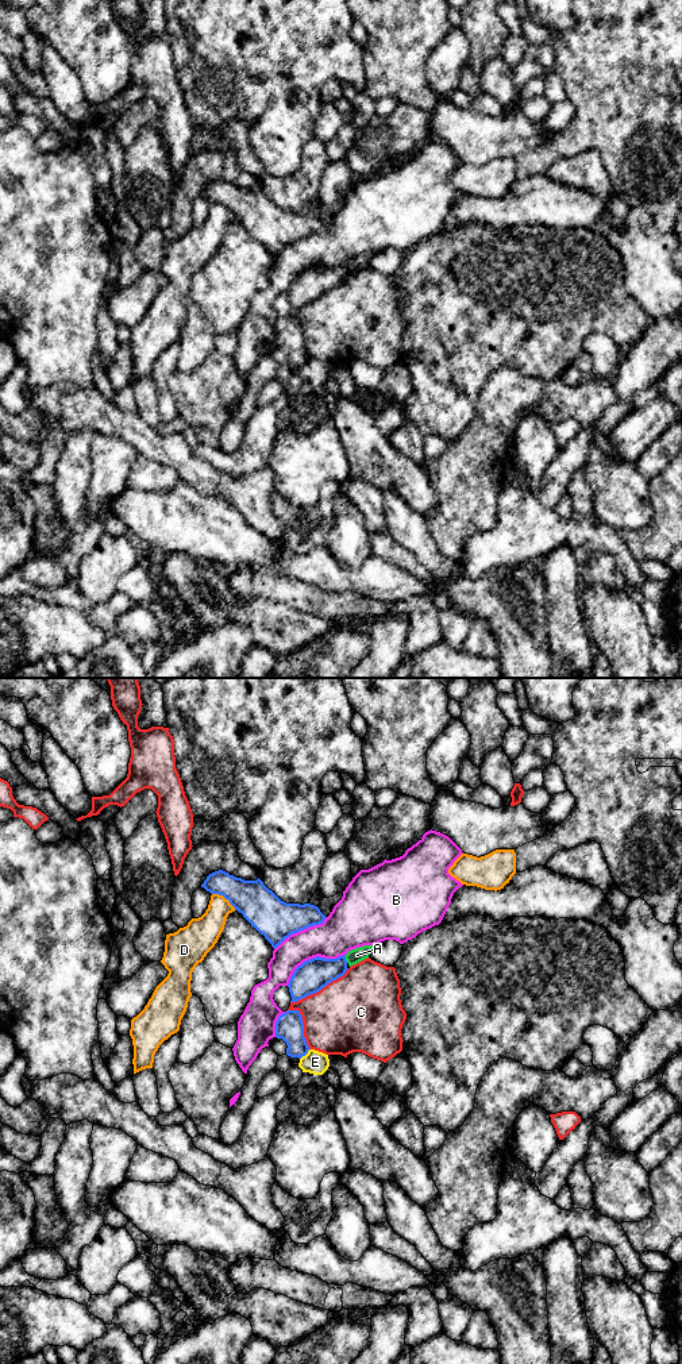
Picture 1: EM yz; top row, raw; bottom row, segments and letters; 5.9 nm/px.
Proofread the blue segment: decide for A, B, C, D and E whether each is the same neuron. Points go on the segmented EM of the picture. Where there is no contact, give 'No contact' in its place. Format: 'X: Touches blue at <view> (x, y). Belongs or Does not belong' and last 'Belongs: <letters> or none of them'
A: Touches blue at yz (345, 959). Does not belong
B: Touches blue at yz (313, 958). Does not belong
C: Touches blue at yz (319, 990). Does not belong
D: Touches blue at yz (224, 897). Does not belong
E: Touches blue at yz (304, 1055). Does not belong
Belongs: none of them

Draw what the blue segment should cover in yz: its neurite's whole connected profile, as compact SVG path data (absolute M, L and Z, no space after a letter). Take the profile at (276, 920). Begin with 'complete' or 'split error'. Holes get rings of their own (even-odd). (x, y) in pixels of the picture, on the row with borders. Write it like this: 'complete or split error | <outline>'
complete | M219 870L209 874L201 887L228 899L273 948L290 935L323 924L325 920L315 905L281 901L259 878L244 881Z

